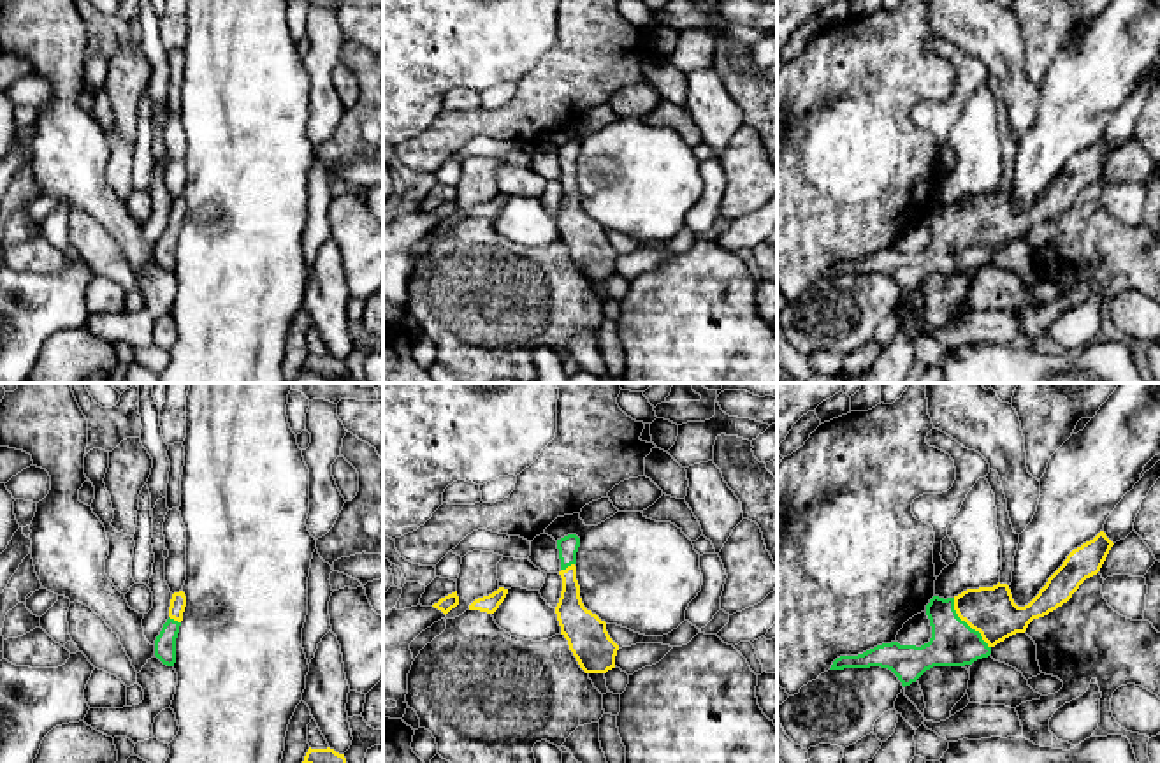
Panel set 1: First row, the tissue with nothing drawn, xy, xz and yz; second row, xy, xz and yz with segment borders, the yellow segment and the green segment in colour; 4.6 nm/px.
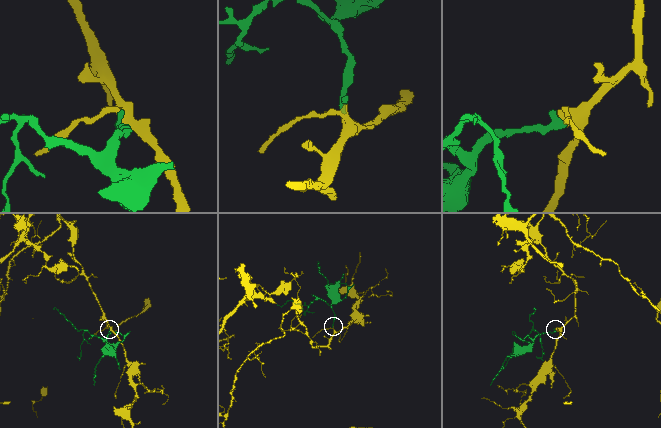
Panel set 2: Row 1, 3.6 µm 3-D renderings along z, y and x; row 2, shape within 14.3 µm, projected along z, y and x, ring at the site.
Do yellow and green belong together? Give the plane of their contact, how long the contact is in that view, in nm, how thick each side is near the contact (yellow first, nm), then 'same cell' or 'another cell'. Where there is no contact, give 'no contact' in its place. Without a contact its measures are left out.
meets yellow in yz; contact 280 nm long; 220 nm thick on the yellow side, 220 nm on the other; same cell

